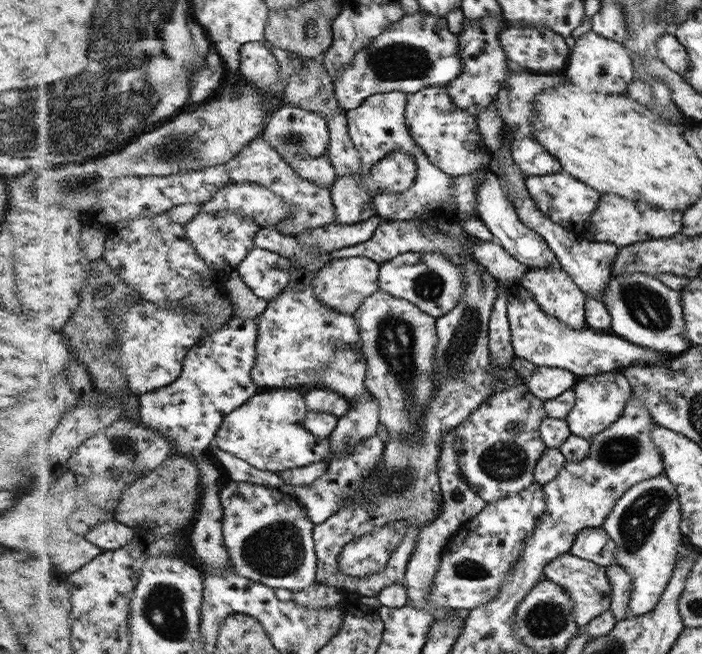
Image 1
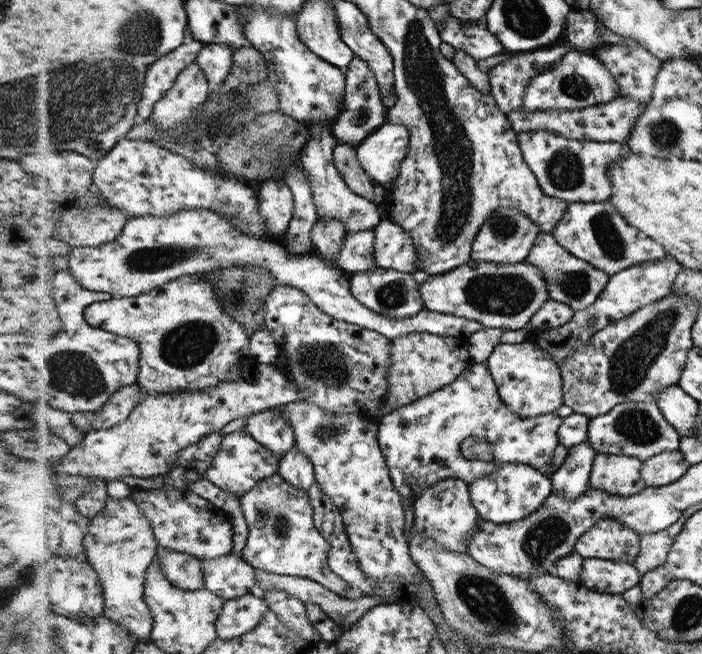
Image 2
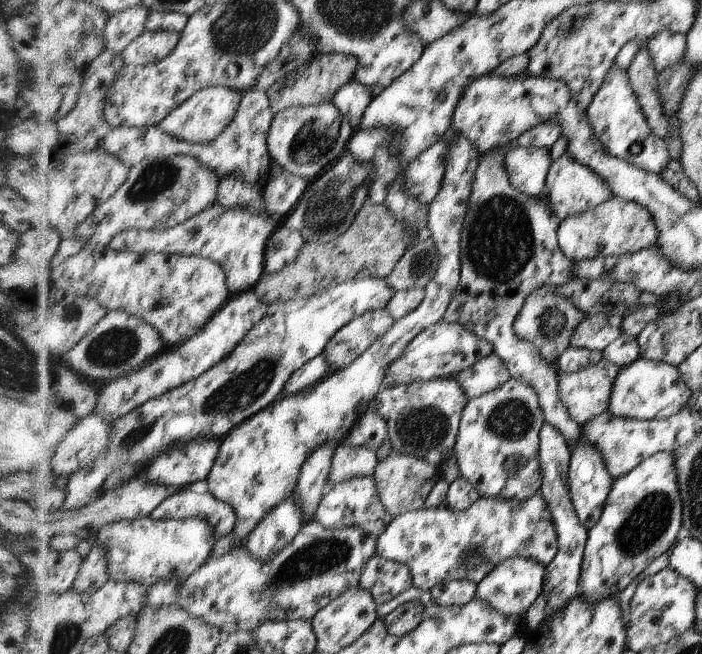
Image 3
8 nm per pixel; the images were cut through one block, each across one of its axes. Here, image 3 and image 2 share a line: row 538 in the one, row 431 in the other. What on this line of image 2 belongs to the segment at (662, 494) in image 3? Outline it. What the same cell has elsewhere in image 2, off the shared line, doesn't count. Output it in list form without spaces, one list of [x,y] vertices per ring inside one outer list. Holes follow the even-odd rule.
[[[622,402],[605,415],[591,418],[587,426],[587,441],[597,454],[632,456],[640,461],[679,449],[680,438],[681,434],[665,419],[656,402]]]

